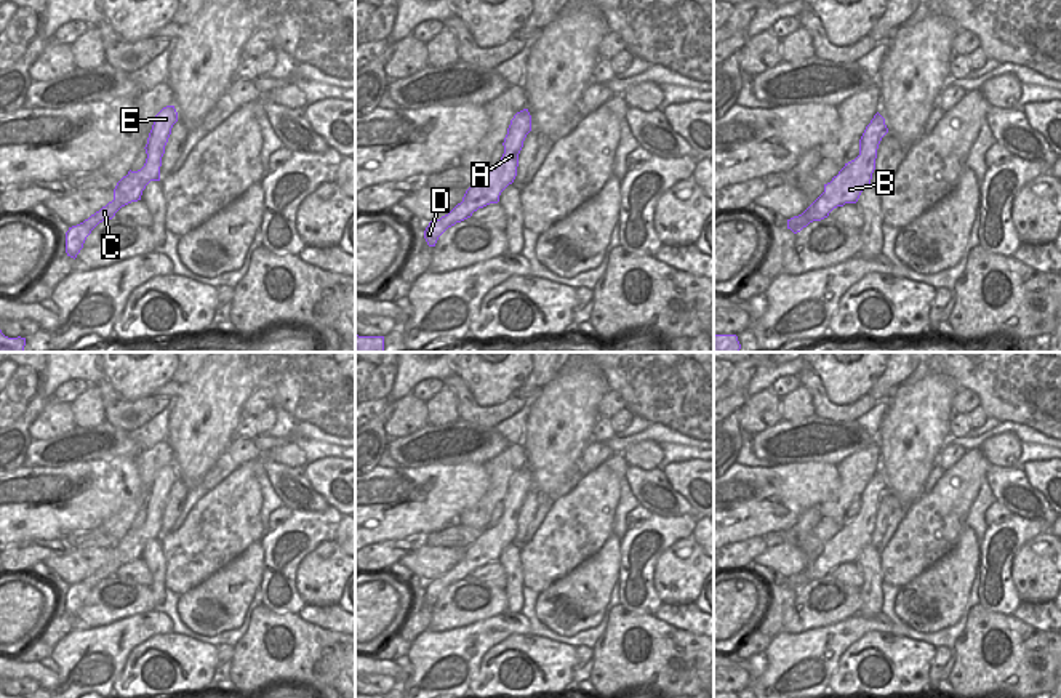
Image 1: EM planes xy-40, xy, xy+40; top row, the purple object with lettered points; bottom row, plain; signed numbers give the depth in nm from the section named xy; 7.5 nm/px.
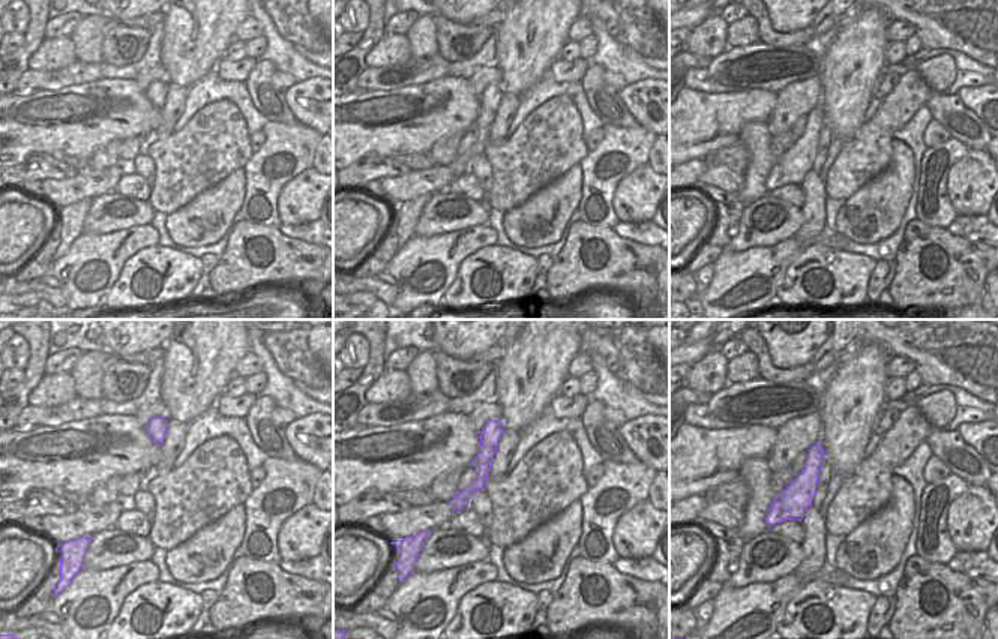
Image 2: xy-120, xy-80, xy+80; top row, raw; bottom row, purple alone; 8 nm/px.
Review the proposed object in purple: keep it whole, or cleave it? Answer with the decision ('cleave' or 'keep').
cleave

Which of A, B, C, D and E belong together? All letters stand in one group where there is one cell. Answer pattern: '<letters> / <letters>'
A B E / C D

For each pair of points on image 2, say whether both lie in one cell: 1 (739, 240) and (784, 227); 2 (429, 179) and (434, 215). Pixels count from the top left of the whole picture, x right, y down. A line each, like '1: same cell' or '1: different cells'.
1: same cell
2: different cells

